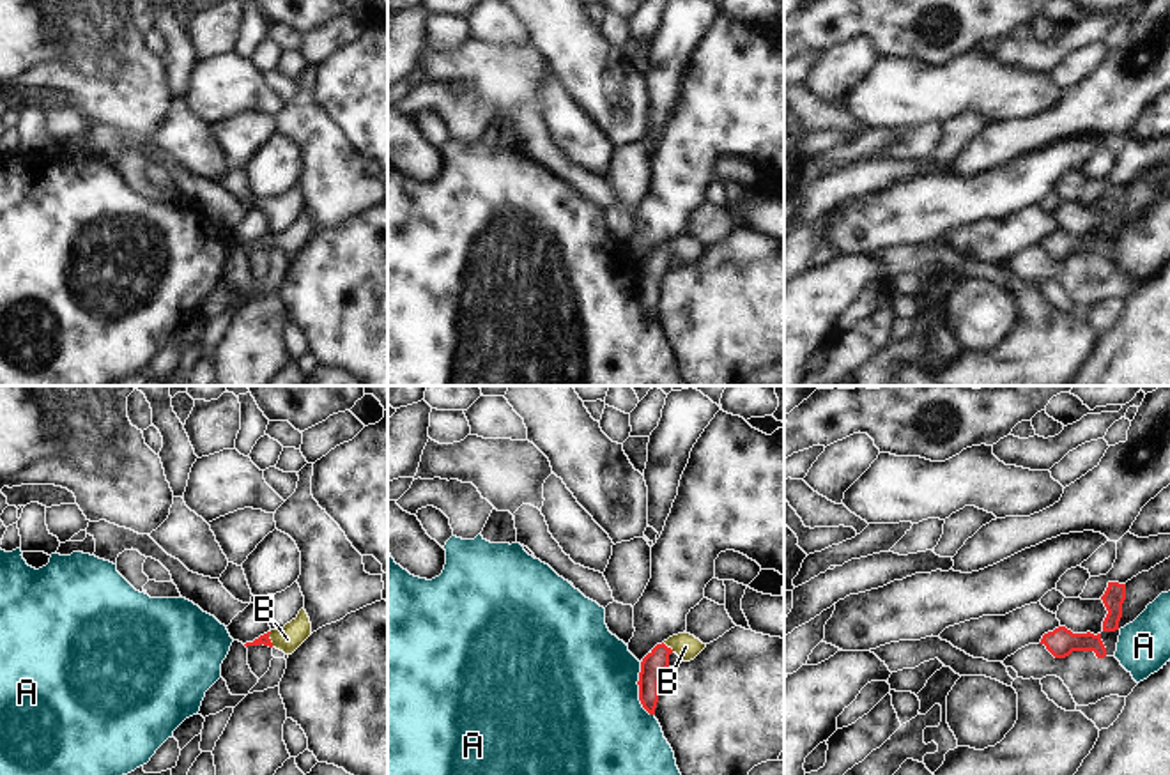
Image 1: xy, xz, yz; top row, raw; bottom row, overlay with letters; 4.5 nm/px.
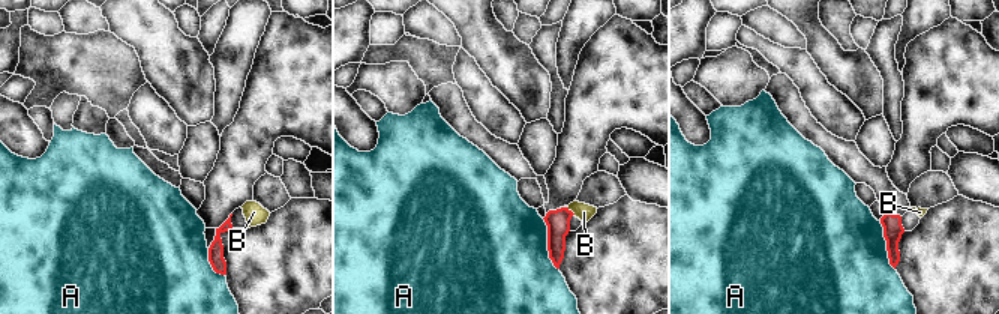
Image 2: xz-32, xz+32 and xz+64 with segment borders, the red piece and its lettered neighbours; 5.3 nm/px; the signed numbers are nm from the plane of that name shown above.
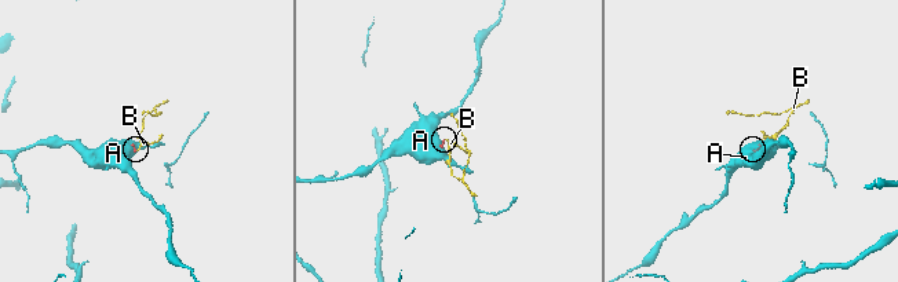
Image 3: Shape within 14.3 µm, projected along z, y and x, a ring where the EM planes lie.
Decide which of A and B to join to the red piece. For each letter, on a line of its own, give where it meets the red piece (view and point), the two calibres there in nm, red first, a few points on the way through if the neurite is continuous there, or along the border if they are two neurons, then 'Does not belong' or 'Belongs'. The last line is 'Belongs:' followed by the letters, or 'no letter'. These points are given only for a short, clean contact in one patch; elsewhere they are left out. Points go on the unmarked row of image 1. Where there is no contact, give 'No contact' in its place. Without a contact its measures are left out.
A: Touches red at xz (639, 294). Thickness 110 nm (red) against 500 nm. Does not belong
B: Touches red at xy (269, 243). Thickness 50 nm (red) against 120 nm. Path across: xy (264, 243), (269, 243), (287, 243). Belongs
Belongs: B

